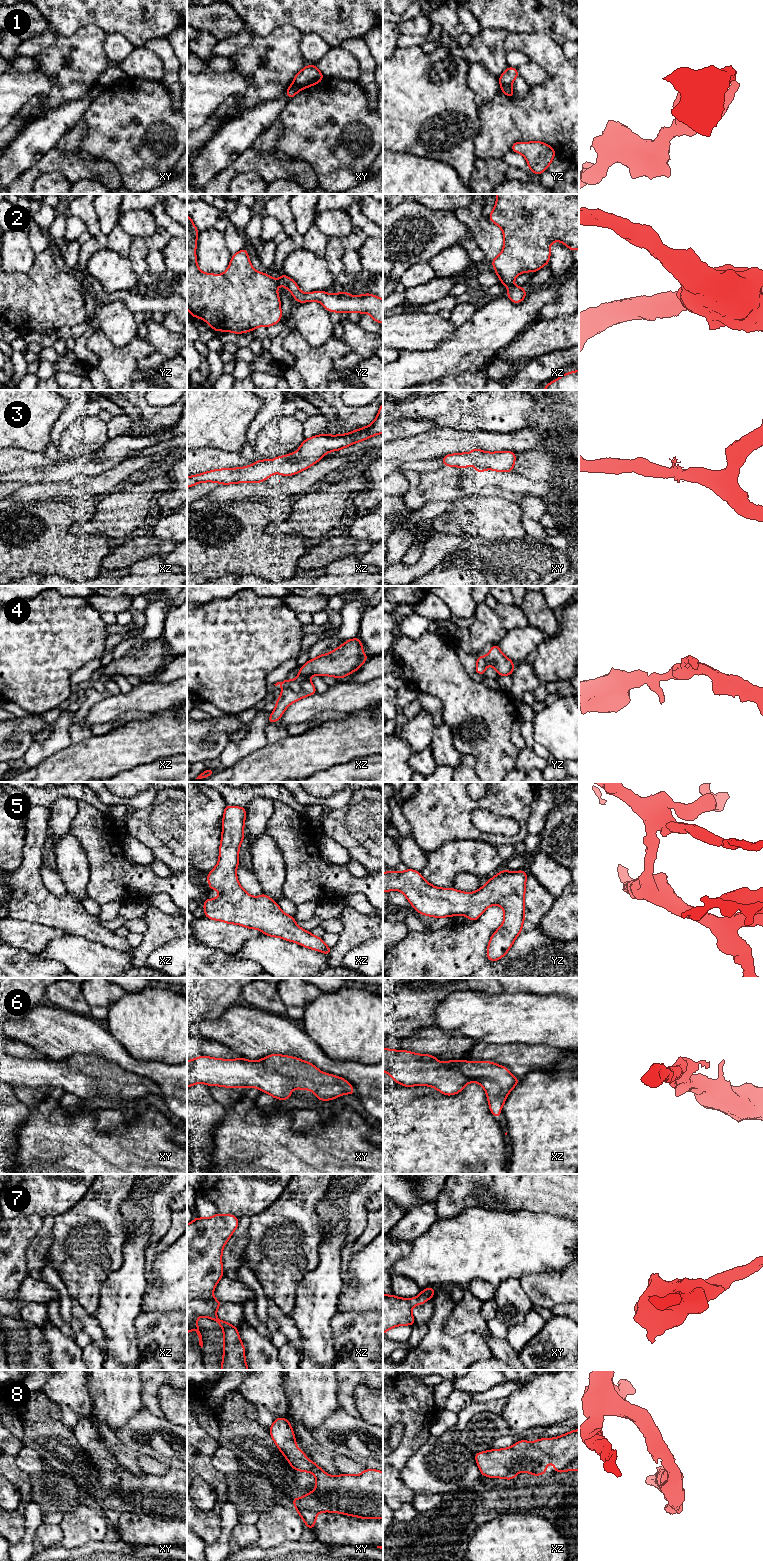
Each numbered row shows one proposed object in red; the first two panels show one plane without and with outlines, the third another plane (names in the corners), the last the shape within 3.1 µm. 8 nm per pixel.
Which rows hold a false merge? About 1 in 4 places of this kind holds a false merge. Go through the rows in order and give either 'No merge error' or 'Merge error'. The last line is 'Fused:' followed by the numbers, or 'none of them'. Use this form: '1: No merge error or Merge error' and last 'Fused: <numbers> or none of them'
1: Merge error
2: Merge error
3: No merge error
4: Merge error
5: No merge error
6: No merge error
7: No merge error
8: No merge error
Fused: 1, 2, 4

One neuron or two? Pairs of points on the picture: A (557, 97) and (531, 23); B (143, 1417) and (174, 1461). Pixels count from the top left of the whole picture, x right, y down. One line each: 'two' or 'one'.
A: two
B: one

